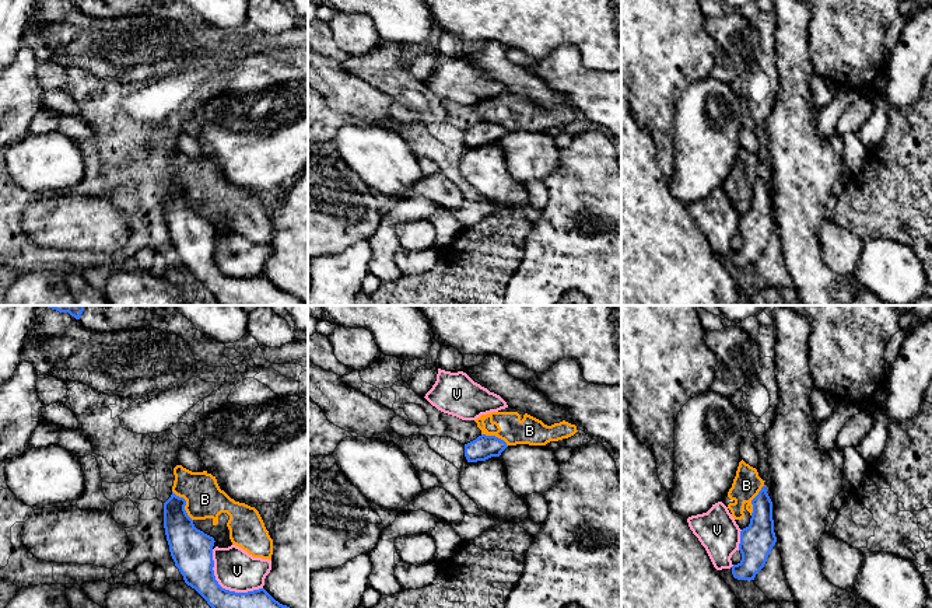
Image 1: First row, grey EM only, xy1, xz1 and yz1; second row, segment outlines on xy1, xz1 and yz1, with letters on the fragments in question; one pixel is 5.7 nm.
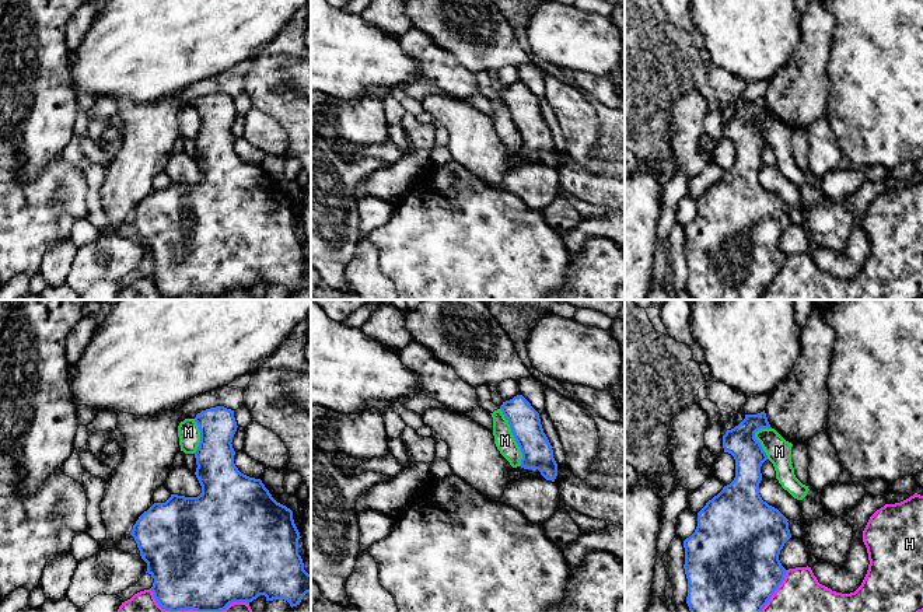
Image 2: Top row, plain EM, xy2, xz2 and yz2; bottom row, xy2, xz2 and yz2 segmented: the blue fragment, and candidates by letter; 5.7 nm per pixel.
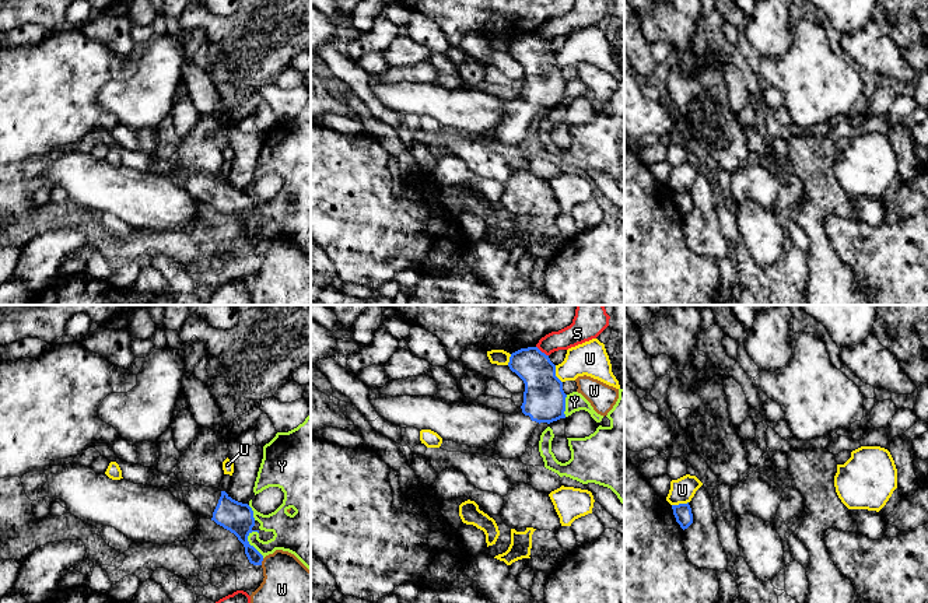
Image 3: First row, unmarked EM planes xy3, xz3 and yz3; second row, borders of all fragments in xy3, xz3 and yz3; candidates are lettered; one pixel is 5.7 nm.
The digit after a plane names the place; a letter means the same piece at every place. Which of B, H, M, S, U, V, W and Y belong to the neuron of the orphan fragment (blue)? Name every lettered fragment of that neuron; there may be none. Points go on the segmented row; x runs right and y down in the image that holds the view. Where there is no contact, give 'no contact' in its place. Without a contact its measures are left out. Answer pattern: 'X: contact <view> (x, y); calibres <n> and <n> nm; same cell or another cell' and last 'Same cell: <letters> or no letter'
B: contact xy1 (185, 505); calibres 220 and 220 nm; another cell
H: contact yz2 (775, 590); calibres 500 and 240 nm; another cell
M: contact xz2 (514, 437); calibres 180 and 120 nm; another cell
S: contact xz3 (540, 351); calibres 220 and 140 nm; another cell
U: contact xz3 (554, 374); calibres 240 and 200 nm; another cell
V: contact xy1 (224, 589); calibres 220 and 240 nm; another cell
W: contact xy3 (262, 560); calibres 140 and 260 nm; another cell
Y: contact xy3 (249, 544); calibres 180 and 200 nm; another cell
Same cell: no letter

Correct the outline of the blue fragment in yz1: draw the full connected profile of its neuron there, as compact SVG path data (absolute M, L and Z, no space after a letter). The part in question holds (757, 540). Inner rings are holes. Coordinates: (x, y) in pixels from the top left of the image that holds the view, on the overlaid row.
M765 485L751 500L753 513L750 524L740 531L739 551L742 560L732 566L732 574L737 580L754 580L764 567L767 558L777 542L772 520L772 502Z

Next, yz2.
M765 410L758 415L745 415L738 426L723 436L724 452L731 454L735 459L735 478L698 513L698 527L683 541L683 569L688 578L686 604L690 612L761 612L784 580L787 570L782 566L779 555L791 534L789 520L777 508L763 501L759 494L761 466L768 459L761 443L755 438L755 433L761 429L772 429Z

